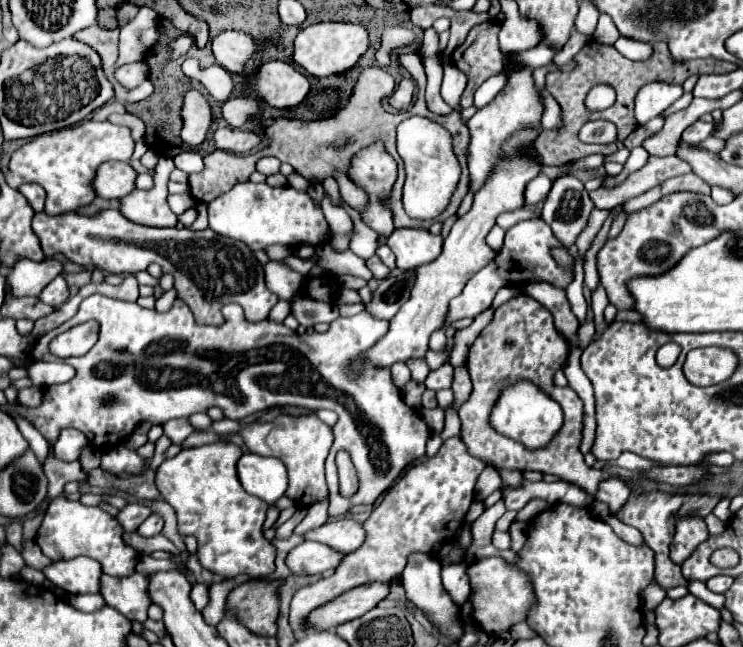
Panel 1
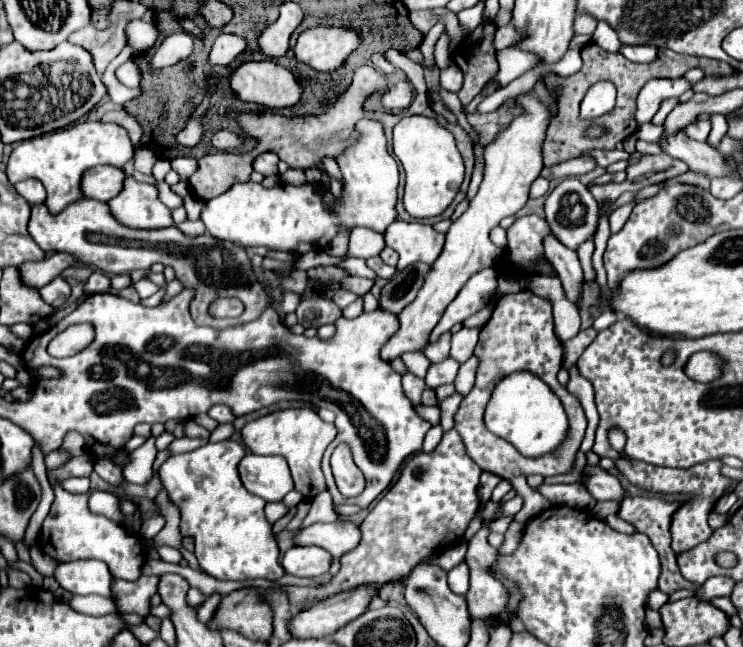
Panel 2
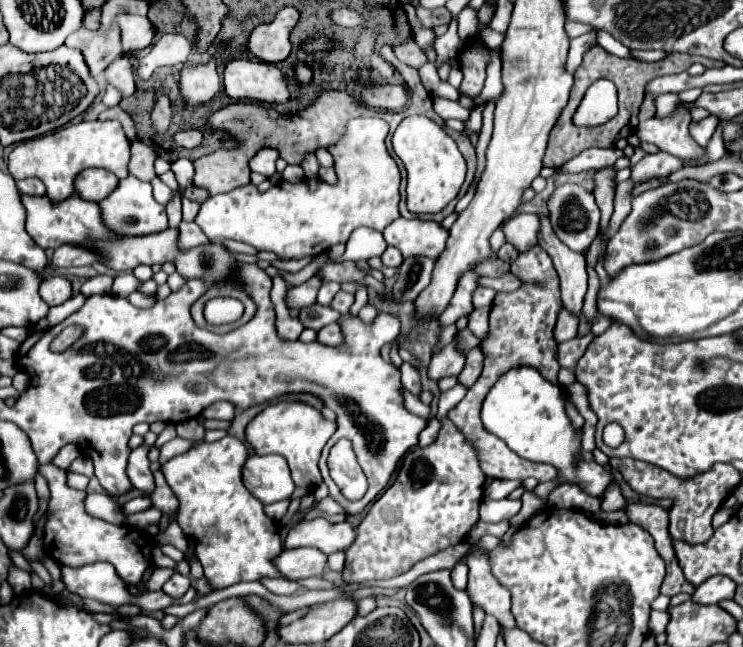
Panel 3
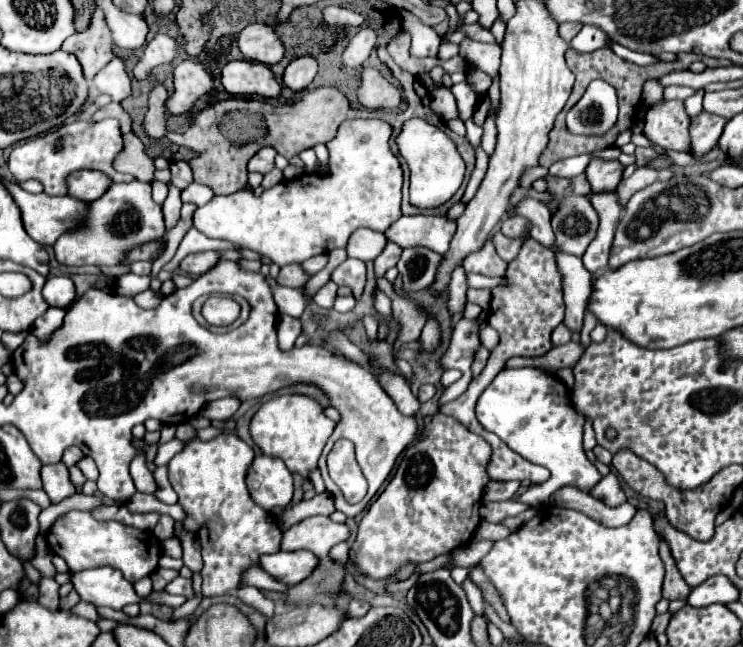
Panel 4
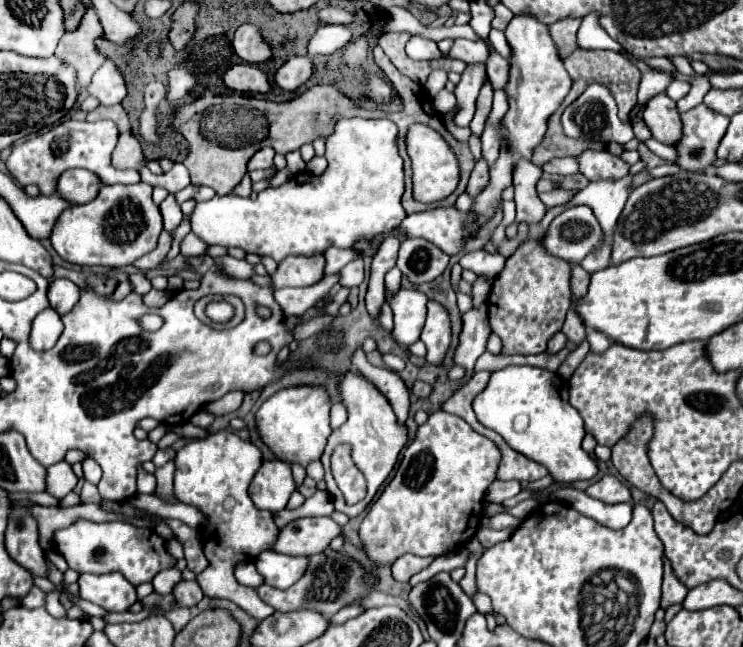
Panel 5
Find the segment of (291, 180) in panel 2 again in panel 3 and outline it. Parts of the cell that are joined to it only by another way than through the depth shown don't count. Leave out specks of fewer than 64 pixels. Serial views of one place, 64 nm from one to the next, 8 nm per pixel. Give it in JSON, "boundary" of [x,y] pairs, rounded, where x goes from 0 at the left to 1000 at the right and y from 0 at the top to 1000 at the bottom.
{"boundary":[[[386,255],[380,266],[380,277],[390,283],[402,281],[404,278],[408,278],[409,274],[409,264],[404,255]]]}

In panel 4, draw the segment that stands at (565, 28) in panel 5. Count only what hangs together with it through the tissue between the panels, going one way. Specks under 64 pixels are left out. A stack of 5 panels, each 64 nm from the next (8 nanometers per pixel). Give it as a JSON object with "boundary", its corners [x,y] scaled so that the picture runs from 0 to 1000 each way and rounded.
{"boundary":[[[756,34],[756,37],[751,37],[751,49],[754,49],[754,59],[759,59],[759,62],[770,62],[775,53],[778,53],[778,46],[783,43],[783,37],[781,34]]]}

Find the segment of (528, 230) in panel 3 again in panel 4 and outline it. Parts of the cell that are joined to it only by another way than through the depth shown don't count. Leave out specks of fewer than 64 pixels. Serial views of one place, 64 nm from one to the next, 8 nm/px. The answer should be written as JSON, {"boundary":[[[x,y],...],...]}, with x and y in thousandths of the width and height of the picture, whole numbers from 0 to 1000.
{"boundary":[[[689,334],[689,337],[681,337],[681,340],[676,343],[673,355],[676,355],[684,368],[697,368],[697,365],[703,365],[708,346],[711,346],[711,340],[705,340],[705,337],[700,337],[700,334]]]}

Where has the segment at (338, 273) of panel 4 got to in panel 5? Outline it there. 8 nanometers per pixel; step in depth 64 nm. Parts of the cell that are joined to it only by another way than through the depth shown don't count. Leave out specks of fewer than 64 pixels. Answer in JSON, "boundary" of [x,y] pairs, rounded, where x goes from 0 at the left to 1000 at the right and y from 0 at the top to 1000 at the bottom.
{"boundary":[[[474,402],[458,417],[458,439],[471,445],[471,442],[485,442],[490,433],[490,408],[487,402]]]}

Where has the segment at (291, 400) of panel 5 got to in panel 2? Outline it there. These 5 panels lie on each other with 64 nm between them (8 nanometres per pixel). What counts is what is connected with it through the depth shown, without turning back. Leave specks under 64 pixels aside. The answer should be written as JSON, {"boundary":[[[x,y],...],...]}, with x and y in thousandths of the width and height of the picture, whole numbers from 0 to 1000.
{"boundary":[[[385,631],[371,634],[334,652],[326,662],[326,680],[342,702],[377,702],[388,711],[396,745],[396,756],[409,764],[409,770],[423,770],[439,754],[436,733],[431,726],[431,711],[439,689],[450,680],[452,658],[436,652],[417,631]]]}

